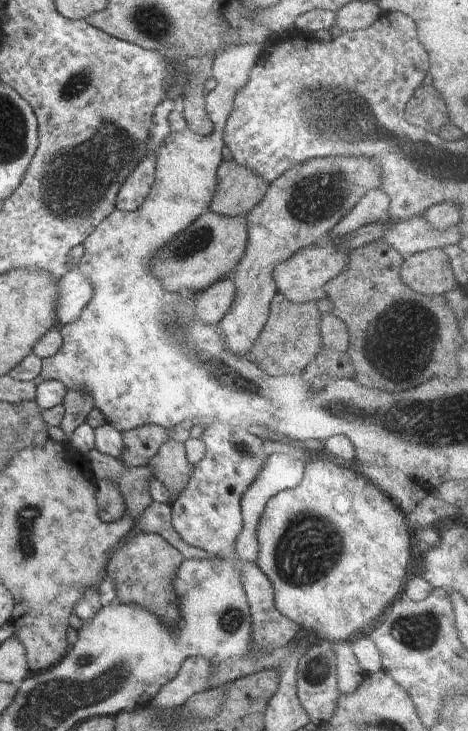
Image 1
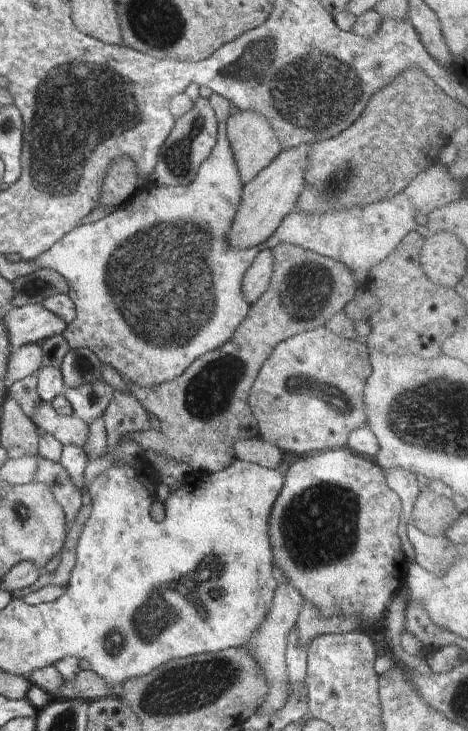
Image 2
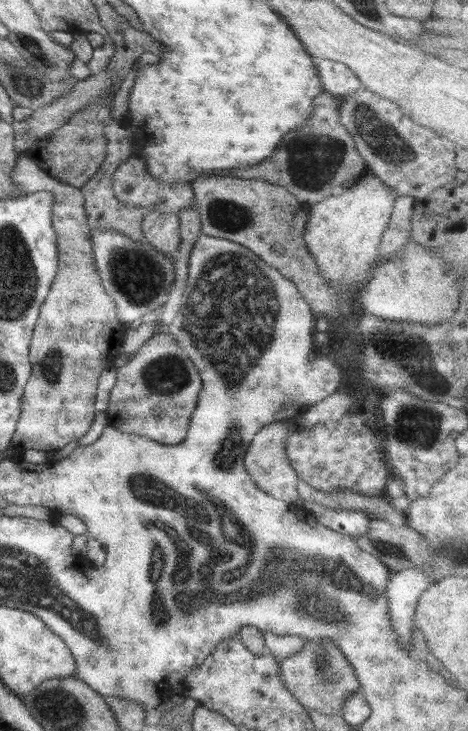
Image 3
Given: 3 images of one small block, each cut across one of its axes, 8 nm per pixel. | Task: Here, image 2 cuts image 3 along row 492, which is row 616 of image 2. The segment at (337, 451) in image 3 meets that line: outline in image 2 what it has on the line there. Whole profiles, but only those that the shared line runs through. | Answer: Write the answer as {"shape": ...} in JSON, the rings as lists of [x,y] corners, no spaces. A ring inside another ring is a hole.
{"shape":[[[348,446],[320,451],[319,453],[313,453],[307,456],[304,455],[289,466],[286,476],[283,478],[281,493],[274,503],[269,518],[272,552],[274,552],[276,560],[278,560],[278,567],[288,576],[289,584],[292,584],[306,601],[310,601],[311,605],[316,606],[325,617],[355,614],[357,617],[362,617],[365,628],[381,627],[383,626],[383,619],[387,614],[387,608],[390,606],[394,596],[403,589],[407,576],[408,568],[406,568],[406,558],[404,558],[404,554],[394,552],[394,550],[400,550],[400,538],[398,538],[400,512],[402,512],[400,500],[398,500],[398,496],[388,488],[382,467],[379,467],[374,460],[352,452]]]}

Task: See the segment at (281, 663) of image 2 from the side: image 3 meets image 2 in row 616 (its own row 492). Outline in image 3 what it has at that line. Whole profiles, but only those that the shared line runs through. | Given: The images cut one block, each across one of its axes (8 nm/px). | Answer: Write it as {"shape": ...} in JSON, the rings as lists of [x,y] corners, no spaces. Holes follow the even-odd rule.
{"shape":[[[274,421],[272,424],[265,426],[252,439],[243,458],[243,463],[245,471],[254,479],[258,488],[261,488],[276,499],[286,501],[287,503],[294,503],[300,500],[297,489],[300,478],[290,464],[290,459],[286,454],[285,444],[290,436],[290,432],[292,430],[284,422]]]}

